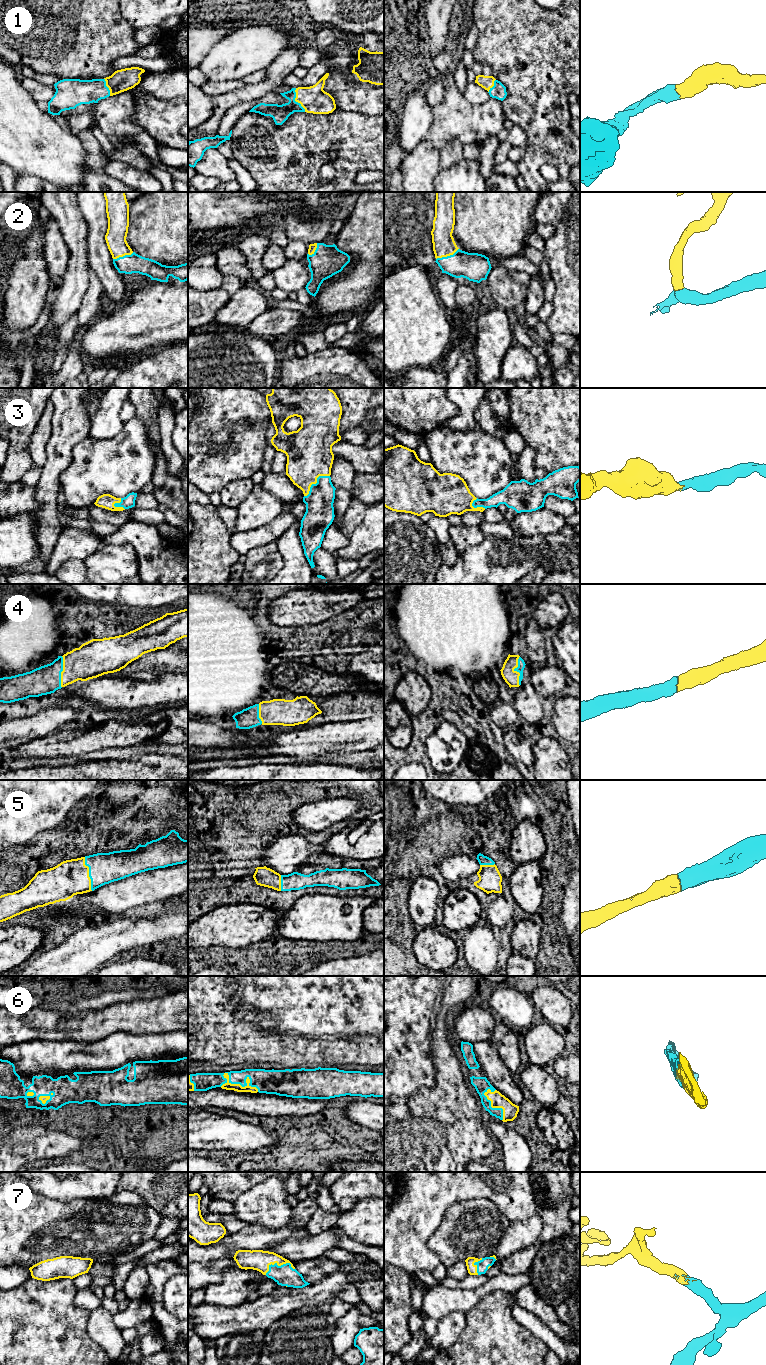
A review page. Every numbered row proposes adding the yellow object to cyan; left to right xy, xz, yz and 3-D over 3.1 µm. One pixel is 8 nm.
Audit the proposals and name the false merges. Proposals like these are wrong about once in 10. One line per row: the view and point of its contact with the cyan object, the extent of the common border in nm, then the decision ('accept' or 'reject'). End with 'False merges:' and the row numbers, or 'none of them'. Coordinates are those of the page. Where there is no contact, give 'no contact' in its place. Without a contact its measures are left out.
1: contact xz (294, 100); length 200 nm; accept
2: contact yz (447, 256); length 200 nm; accept
3: contact xz (316, 483); length 260 nm; accept
4: contact yz (516, 670); length 240 nm; accept
5: contact xy (89, 874); length 280 nm; accept
6: contact xz (241, 1085); length 320 nm; accept
7: contact xz (277, 1265); length 240 nm; accept
False merges: none of them

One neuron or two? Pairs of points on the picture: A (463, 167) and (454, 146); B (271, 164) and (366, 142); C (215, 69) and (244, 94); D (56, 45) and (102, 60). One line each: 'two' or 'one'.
A: two
B: one
C: two
D: one

